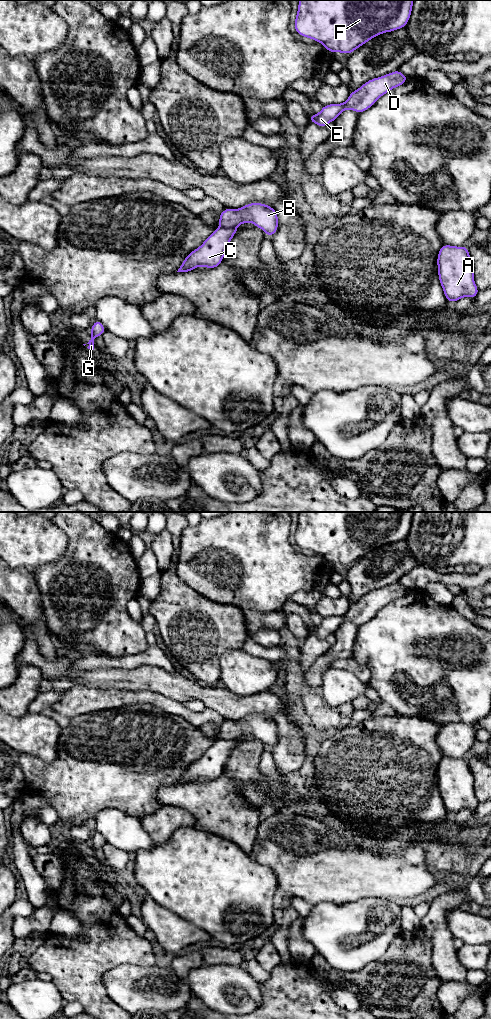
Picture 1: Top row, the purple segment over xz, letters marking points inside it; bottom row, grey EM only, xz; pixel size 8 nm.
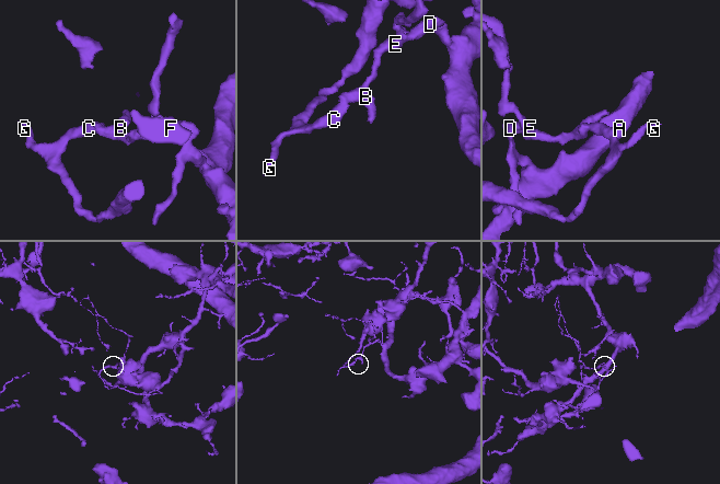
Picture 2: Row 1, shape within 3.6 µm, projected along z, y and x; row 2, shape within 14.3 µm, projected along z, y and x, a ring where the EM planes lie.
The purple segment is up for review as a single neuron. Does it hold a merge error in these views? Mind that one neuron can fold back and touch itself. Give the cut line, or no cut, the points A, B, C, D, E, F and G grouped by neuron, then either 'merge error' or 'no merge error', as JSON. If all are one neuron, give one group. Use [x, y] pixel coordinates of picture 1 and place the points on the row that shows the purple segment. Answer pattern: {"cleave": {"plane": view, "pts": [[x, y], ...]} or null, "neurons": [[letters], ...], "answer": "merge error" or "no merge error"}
{"cleave": {"plane": "xz", "pts": [[221, 226], [235, 229]]}, "neurons": [["A", "B", "D", "E"], ["C", "F", "G"]], "answer": "merge error"}

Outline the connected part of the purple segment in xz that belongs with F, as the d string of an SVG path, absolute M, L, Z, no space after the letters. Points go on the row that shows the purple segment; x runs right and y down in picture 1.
M299 0L296 32L324 45L325 49L350 54L372 38L407 25L414 0Z

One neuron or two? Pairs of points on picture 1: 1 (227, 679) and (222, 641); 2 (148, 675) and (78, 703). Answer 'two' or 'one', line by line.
1: two
2: two

